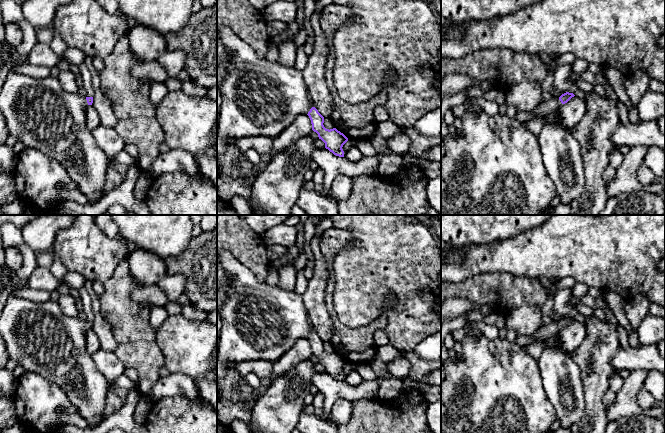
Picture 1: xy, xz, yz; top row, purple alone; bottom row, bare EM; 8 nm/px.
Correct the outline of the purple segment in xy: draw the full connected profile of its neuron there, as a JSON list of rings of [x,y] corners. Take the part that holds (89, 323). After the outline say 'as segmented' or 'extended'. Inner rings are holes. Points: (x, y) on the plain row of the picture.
[[[15,295],[9,297],[0,316],[0,335],[9,358],[58,385],[91,429],[105,419],[105,400],[111,387],[86,349],[85,333],[92,327],[93,321],[65,315],[56,301],[36,303]]]; extended

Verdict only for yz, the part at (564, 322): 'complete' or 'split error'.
split error

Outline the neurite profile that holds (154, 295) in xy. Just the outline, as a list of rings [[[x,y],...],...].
[[[158,284],[136,289],[133,292],[133,299],[138,302],[147,302],[151,306],[159,307],[164,307],[169,302],[166,294]]]

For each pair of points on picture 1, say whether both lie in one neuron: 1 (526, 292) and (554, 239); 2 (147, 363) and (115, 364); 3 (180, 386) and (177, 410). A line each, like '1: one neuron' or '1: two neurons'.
1: two neurons
2: two neurons
3: two neurons

